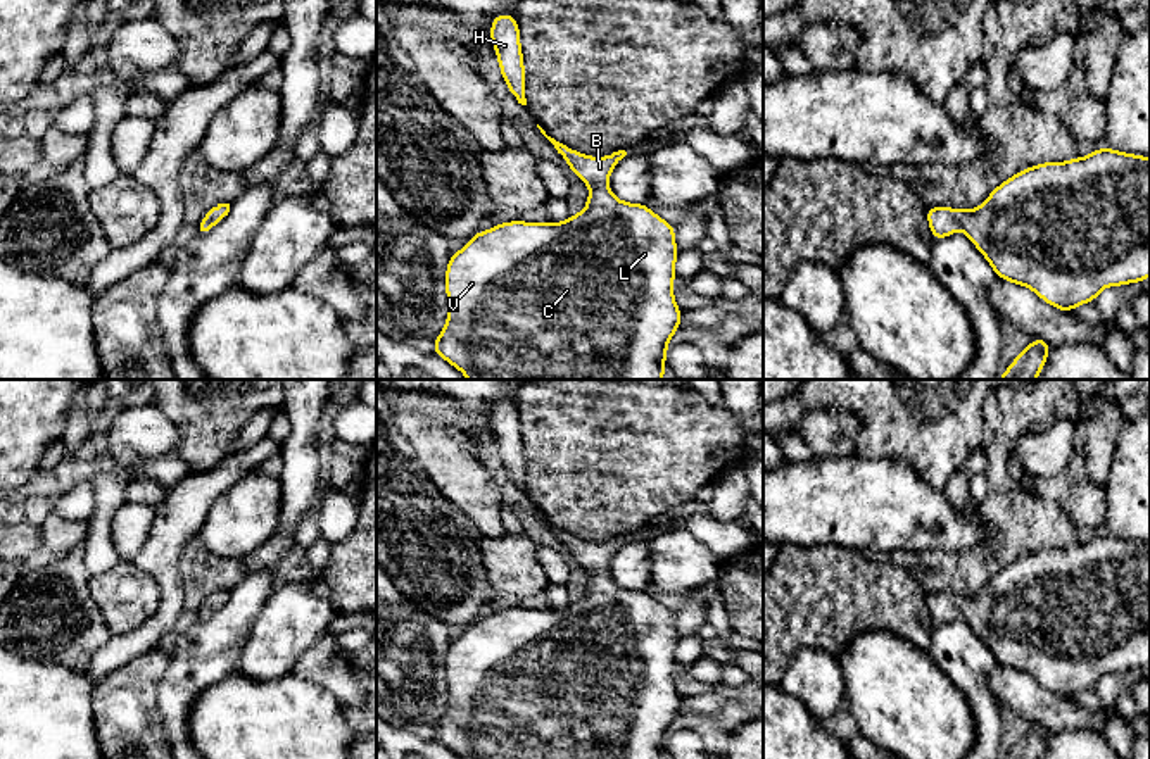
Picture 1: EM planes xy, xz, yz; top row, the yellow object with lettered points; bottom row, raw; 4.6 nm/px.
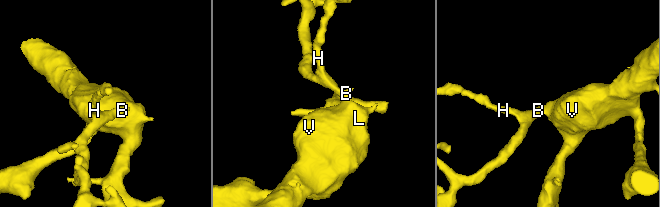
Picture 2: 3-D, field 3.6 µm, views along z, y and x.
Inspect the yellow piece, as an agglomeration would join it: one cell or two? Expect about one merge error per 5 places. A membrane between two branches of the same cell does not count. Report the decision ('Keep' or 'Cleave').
Keep

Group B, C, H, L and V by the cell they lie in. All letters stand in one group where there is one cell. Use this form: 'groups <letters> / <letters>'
groups B C H L V

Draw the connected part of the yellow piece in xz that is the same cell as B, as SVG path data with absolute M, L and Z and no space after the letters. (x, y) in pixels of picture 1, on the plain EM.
M539 511L537 514L566 547L566 552L589 573L591 580L585 595L580 600L572 600L563 609L525 609L520 605L501 609L487 618L475 619L459 638L451 640L445 654L447 707L433 726L433 740L461 759L665 759L668 728L680 714L682 704L673 683L675 649L679 643L675 614L646 590L623 588L611 580L608 566L615 552L627 542L625 536L606 543L585 542L547 523Z

